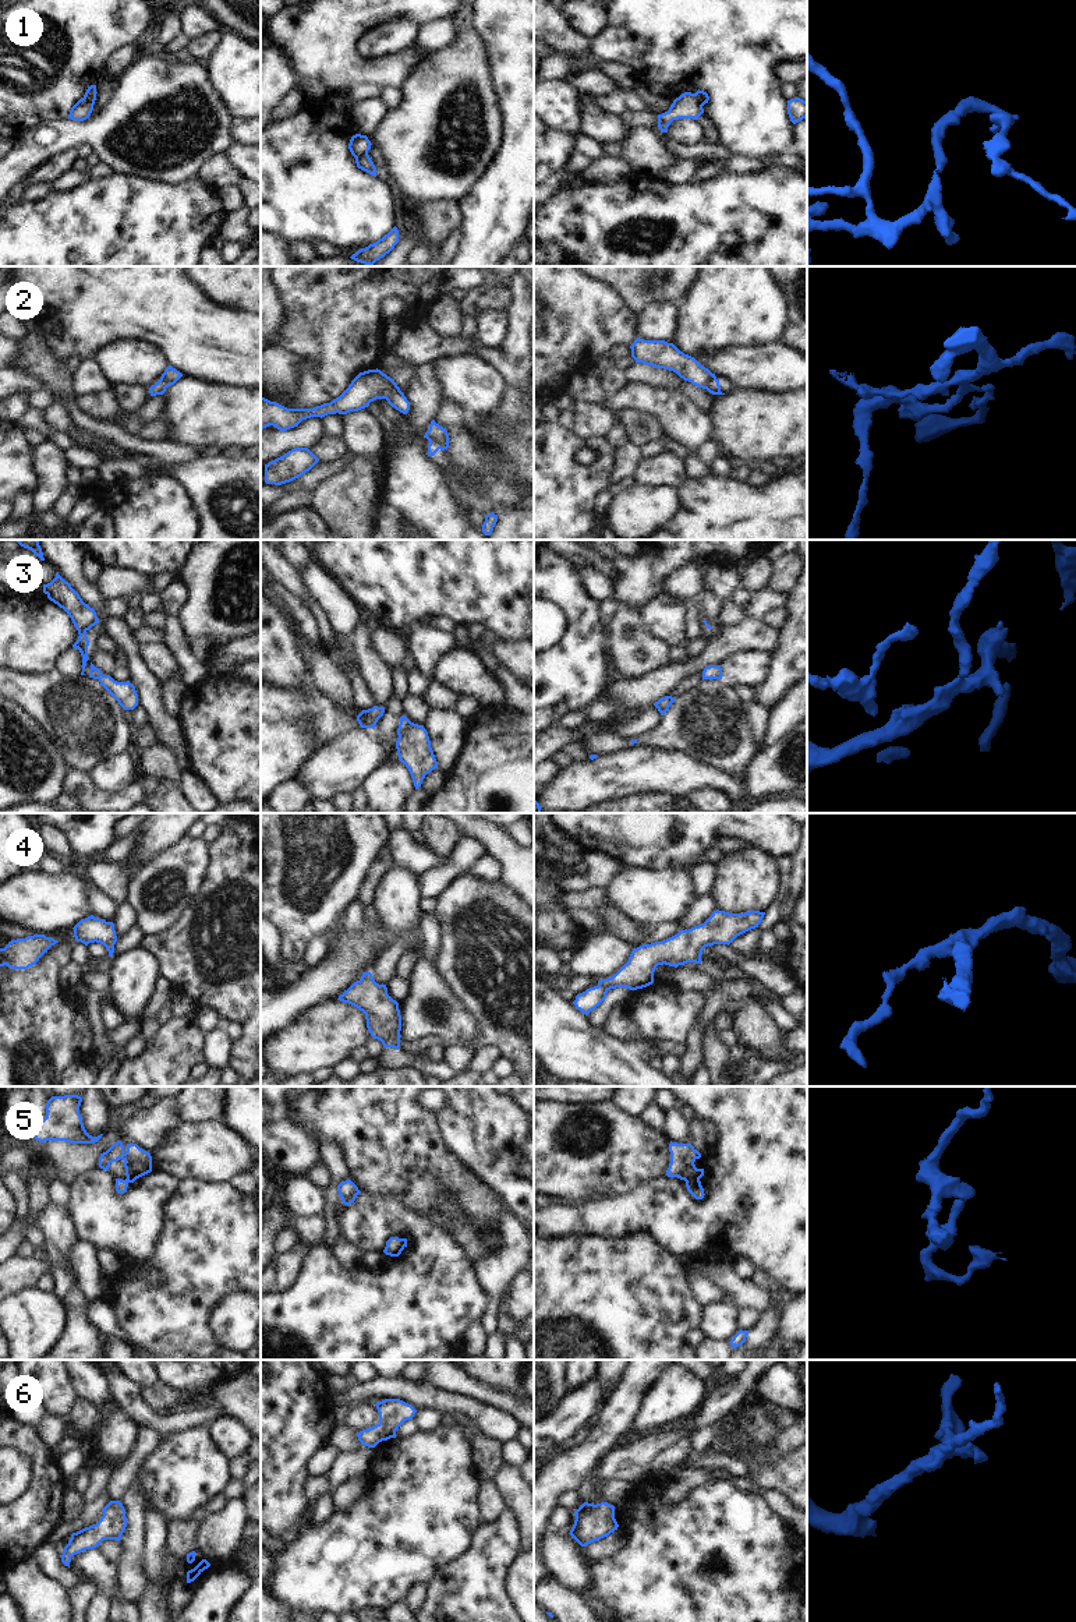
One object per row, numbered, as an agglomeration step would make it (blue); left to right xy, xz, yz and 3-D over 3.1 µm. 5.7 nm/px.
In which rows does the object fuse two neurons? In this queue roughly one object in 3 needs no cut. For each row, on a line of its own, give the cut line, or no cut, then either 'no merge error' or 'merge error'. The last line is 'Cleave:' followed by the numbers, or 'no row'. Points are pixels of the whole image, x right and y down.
1: cut yz (693, 94), (701, 106); merge error
2: cut xz (429, 441), (439, 448); merge error
3: cut none; no merge error
4: cut none; no merge error
5: cut yz (698, 1179), (686, 1181); merge error
6: cut none; no merge error
Cleave: 1, 2, 5

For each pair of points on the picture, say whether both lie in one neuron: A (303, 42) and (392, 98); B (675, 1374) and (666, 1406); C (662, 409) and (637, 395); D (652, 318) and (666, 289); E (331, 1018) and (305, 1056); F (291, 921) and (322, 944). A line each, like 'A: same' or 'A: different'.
A: different
B: same
C: same
D: different
E: same
F: different

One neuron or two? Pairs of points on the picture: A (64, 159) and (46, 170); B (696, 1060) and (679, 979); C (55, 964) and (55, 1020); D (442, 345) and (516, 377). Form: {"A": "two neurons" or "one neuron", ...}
{"A": "one neuron", "B": "two neurons", "C": "one neuron", "D": "one neuron"}

